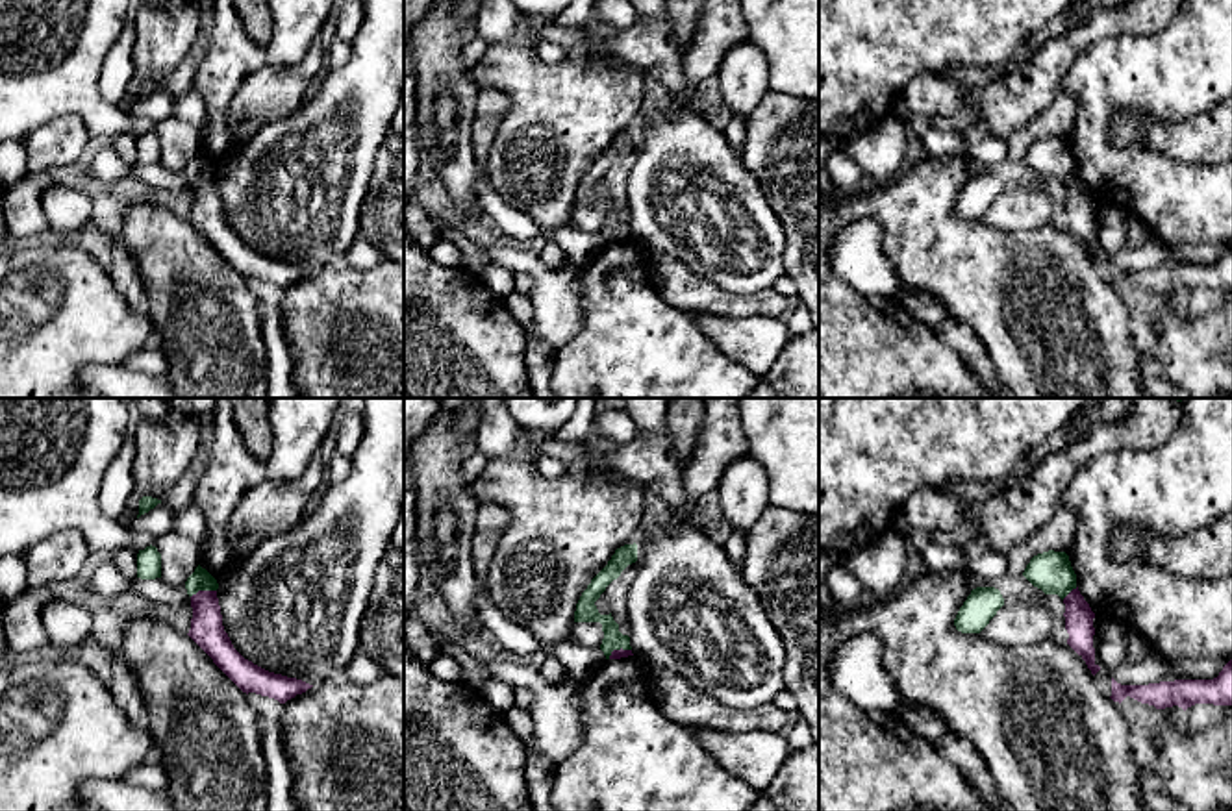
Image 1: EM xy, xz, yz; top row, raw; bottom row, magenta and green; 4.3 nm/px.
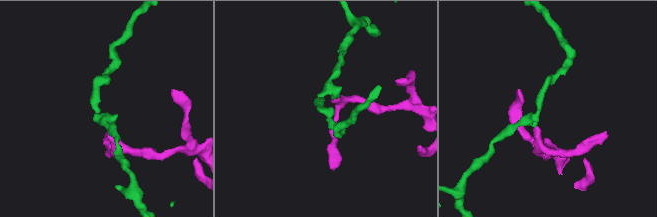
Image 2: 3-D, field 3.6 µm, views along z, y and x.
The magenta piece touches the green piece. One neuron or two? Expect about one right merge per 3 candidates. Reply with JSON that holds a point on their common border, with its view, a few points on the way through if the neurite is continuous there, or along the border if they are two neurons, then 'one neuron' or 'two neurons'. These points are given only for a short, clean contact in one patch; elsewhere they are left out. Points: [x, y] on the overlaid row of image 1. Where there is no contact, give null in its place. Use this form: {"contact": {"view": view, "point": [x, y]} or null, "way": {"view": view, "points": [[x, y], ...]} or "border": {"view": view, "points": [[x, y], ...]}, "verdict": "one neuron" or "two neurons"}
{"contact": {"view": "xy", "point": [202, 591]}, "border": {"view": "xy", "points": [[215, 589], [199, 589], [191, 597]]}, "verdict": "two neurons"}

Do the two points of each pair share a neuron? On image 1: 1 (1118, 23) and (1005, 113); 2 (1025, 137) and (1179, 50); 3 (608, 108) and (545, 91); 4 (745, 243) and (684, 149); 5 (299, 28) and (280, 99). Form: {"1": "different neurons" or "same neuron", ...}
{"1": "same neuron", "2": "different neurons", "3": "same neuron", "4": "same neuron", "5": "different neurons"}

